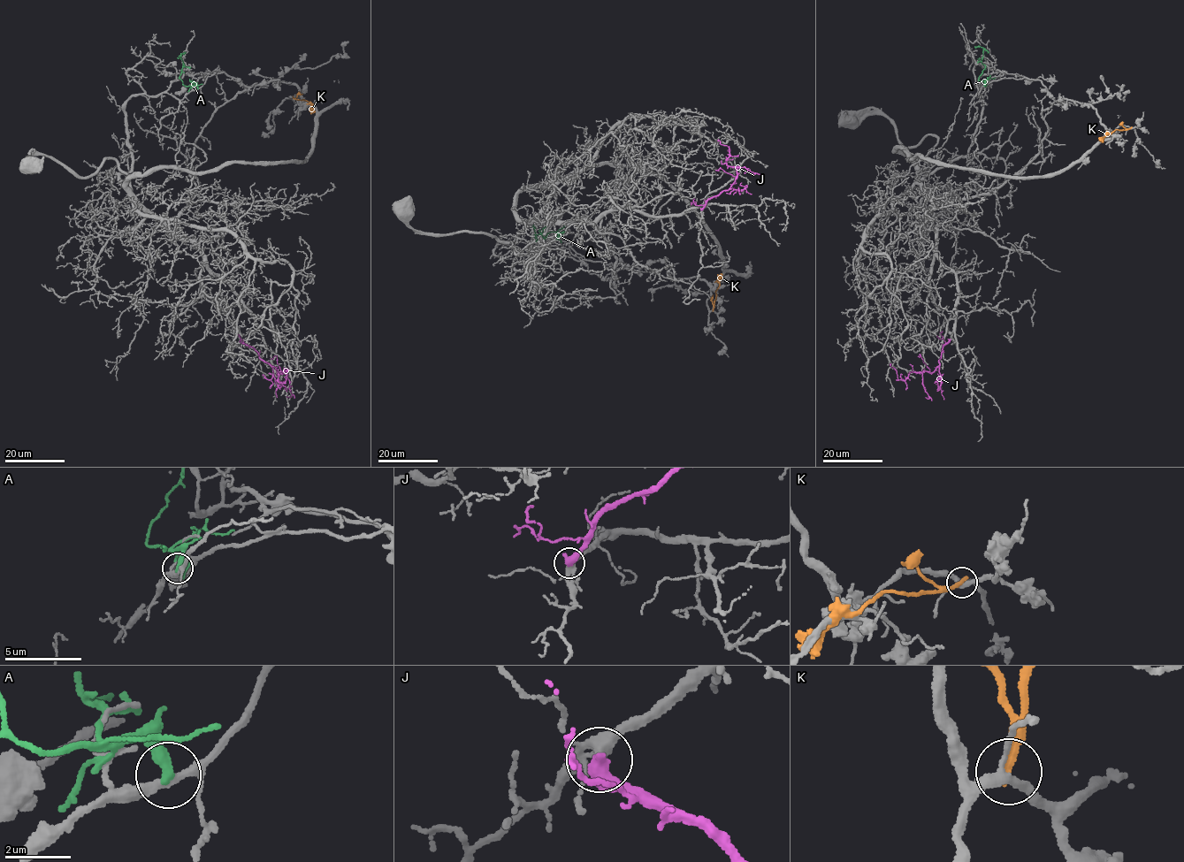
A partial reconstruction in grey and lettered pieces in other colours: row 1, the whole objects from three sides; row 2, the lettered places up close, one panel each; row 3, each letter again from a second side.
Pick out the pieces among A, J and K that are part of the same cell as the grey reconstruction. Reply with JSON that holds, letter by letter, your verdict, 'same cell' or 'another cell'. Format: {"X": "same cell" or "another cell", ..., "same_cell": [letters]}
{"A": "another cell", "J": "same cell", "K": "another cell", "same_cell": ["J"]}

